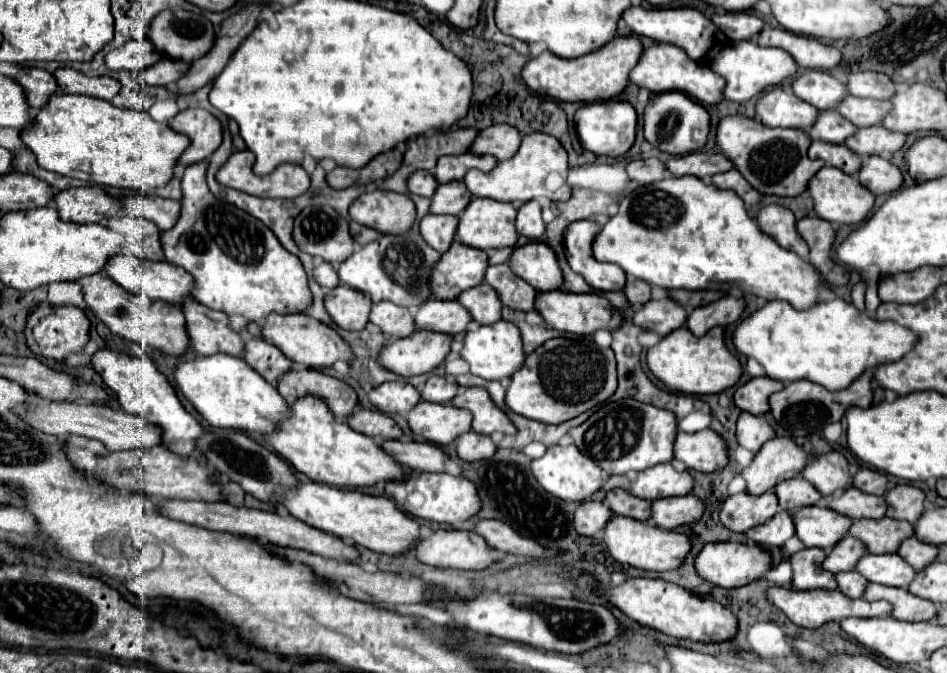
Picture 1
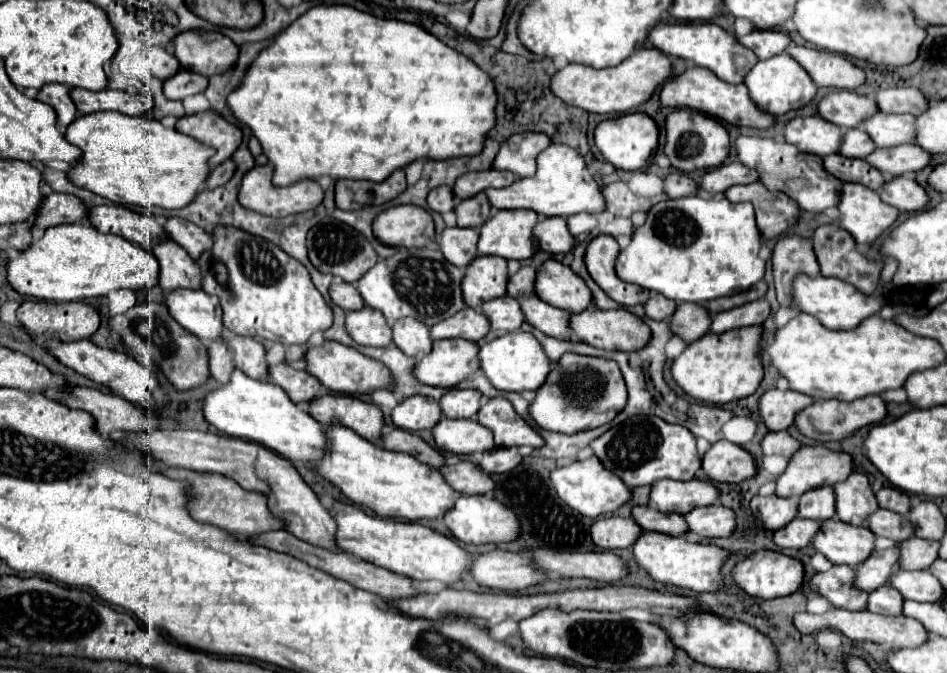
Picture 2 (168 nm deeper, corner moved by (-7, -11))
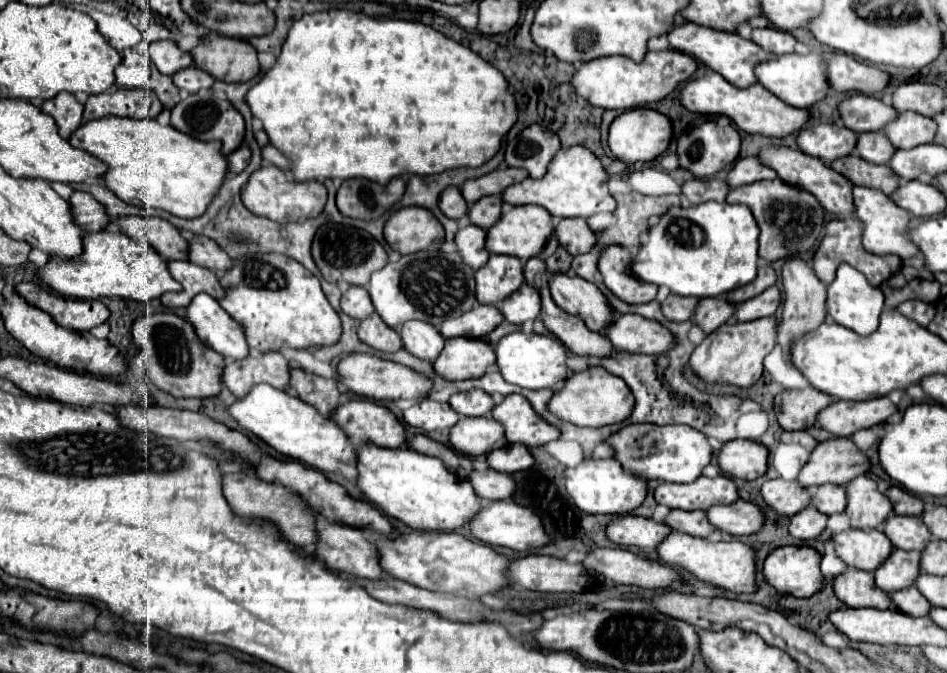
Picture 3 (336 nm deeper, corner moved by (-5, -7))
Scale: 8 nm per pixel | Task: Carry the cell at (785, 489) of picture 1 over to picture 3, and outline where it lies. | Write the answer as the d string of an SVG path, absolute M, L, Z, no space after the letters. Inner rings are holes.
M822 484L812 490L812 502L818 512L830 516L836 512L844 512L846 508L846 488L836 484Z

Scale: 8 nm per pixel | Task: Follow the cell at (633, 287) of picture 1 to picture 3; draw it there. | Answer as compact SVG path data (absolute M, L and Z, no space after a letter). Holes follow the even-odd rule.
M670 294L660 304L660 308L662 308L662 314L666 316L666 320L682 322L682 320L690 320L696 304L698 304L696 298L684 298L684 296L678 296L678 294Z

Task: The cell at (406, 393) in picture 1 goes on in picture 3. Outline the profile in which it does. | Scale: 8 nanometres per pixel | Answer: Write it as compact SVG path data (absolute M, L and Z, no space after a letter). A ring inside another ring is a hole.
M424 398L402 412L404 422L424 432L430 430L450 430L458 422L458 414L450 408L450 404L436 402L432 398Z

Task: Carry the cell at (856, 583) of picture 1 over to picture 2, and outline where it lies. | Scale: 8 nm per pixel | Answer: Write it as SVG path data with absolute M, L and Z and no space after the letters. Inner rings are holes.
M892 586L878 588L878 590L870 592L870 596L868 596L868 608L870 608L870 612L876 612L876 614L900 616L902 604L904 604L904 598L900 600L900 592Z

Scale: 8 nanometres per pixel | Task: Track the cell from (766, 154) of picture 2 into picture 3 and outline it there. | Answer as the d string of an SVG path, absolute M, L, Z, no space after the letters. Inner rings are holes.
M766 146L760 150L758 154L760 162L768 168L772 168L780 180L784 180L786 184L792 184L796 188L802 188L810 194L814 194L818 198L818 202L822 202L822 208L830 214L848 214L852 212L854 204L852 204L852 184L850 180L846 180L842 174L834 172L830 166L826 166L822 160L808 156L800 150L794 148L786 148L786 146Z

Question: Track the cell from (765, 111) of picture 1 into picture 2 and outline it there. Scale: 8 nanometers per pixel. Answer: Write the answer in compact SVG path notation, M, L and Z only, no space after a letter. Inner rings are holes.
M808 116L790 120L786 124L784 136L786 142L800 148L800 152L824 158L840 150L844 132L836 124L830 124L818 116Z

